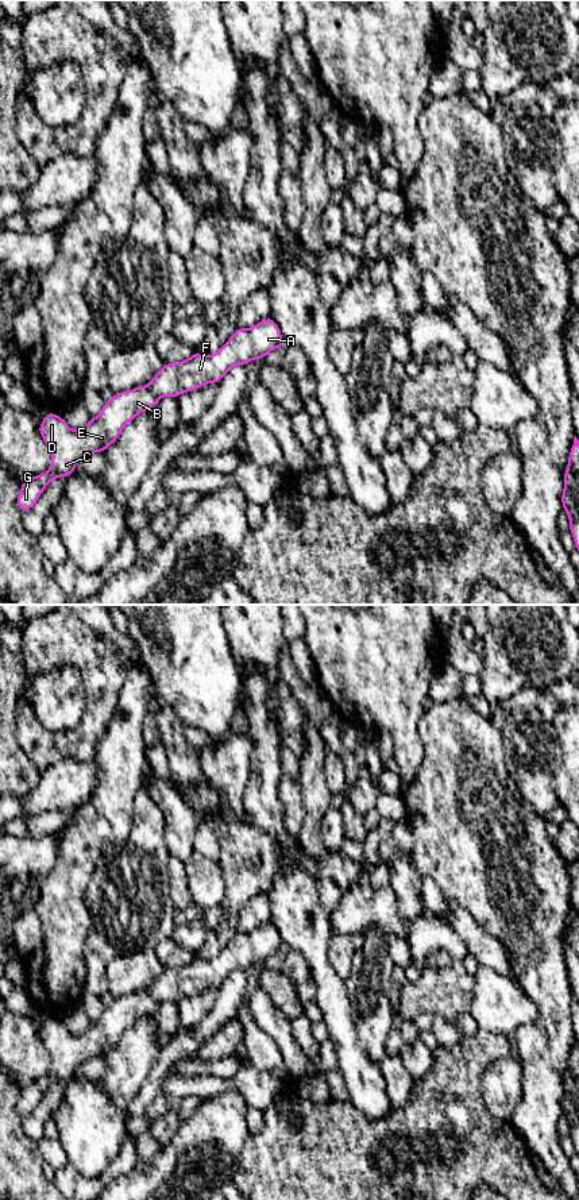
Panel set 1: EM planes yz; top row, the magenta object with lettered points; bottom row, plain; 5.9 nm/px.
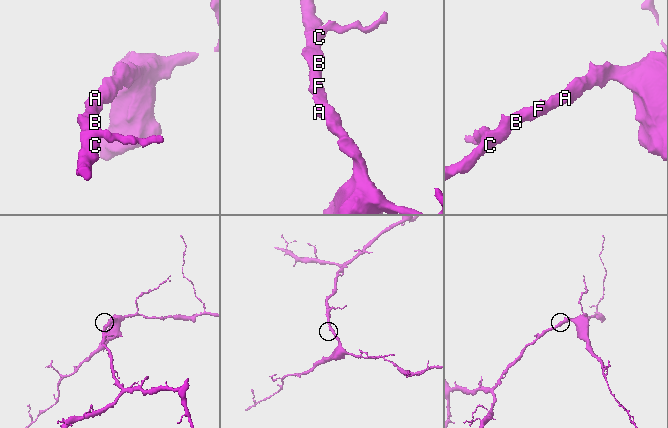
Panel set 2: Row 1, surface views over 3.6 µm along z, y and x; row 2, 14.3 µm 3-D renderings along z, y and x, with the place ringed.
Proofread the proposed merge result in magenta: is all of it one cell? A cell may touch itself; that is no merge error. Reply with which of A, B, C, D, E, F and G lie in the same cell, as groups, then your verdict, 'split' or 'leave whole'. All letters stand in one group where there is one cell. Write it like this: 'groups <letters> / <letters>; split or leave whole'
groups A B C D E F G; leave whole

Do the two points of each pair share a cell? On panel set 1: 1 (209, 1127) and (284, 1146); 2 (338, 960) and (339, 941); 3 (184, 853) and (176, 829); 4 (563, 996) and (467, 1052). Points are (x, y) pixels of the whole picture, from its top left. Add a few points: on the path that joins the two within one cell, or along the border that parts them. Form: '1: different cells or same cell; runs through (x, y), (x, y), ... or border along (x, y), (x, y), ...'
1: different cells; border along (249, 1134), (244, 1138), (242, 1156), (235, 1166)
2: same cell; runs through (339, 956), (339, 945)
3: same cell; runs through (182, 848), (180, 834)
4: different cells; border along (510, 1038), (514, 1049)

